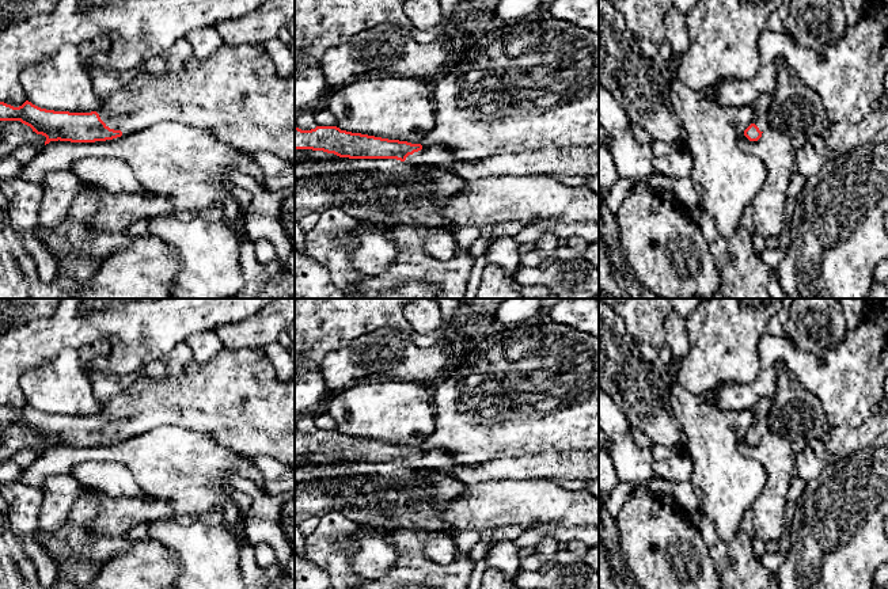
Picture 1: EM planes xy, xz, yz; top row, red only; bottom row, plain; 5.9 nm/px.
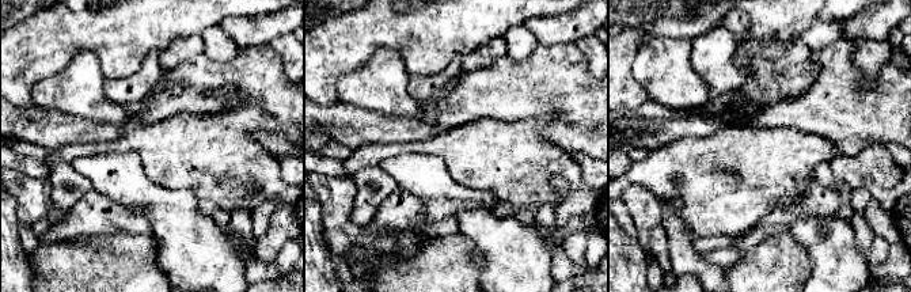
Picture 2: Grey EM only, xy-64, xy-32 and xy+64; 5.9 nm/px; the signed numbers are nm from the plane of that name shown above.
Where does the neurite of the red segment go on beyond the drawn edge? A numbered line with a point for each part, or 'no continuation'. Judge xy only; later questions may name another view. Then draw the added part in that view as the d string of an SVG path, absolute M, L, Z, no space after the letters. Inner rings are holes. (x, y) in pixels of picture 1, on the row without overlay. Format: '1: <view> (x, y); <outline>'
1: xy (236, 398); M223 347L210 361L200 364L191 360L181 377L152 380L144 377L132 390L100 404L96 414L100 423L122 438L138 436L160 426L177 426L189 432L205 433L219 444L247 457L270 456L295 467L295 377L282 381L259 349Z

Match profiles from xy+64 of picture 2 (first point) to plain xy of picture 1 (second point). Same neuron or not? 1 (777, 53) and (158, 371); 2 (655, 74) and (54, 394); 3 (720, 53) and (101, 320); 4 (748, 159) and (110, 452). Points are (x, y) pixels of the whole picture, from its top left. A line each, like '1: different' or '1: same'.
1: same
2: same
3: different
4: same

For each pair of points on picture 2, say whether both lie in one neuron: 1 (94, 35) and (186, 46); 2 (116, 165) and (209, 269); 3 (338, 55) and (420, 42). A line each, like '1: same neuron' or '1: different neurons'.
1: different neurons
2: same neuron
3: same neuron

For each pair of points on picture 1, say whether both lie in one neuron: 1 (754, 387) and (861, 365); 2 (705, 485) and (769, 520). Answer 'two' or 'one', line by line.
1: one
2: two

